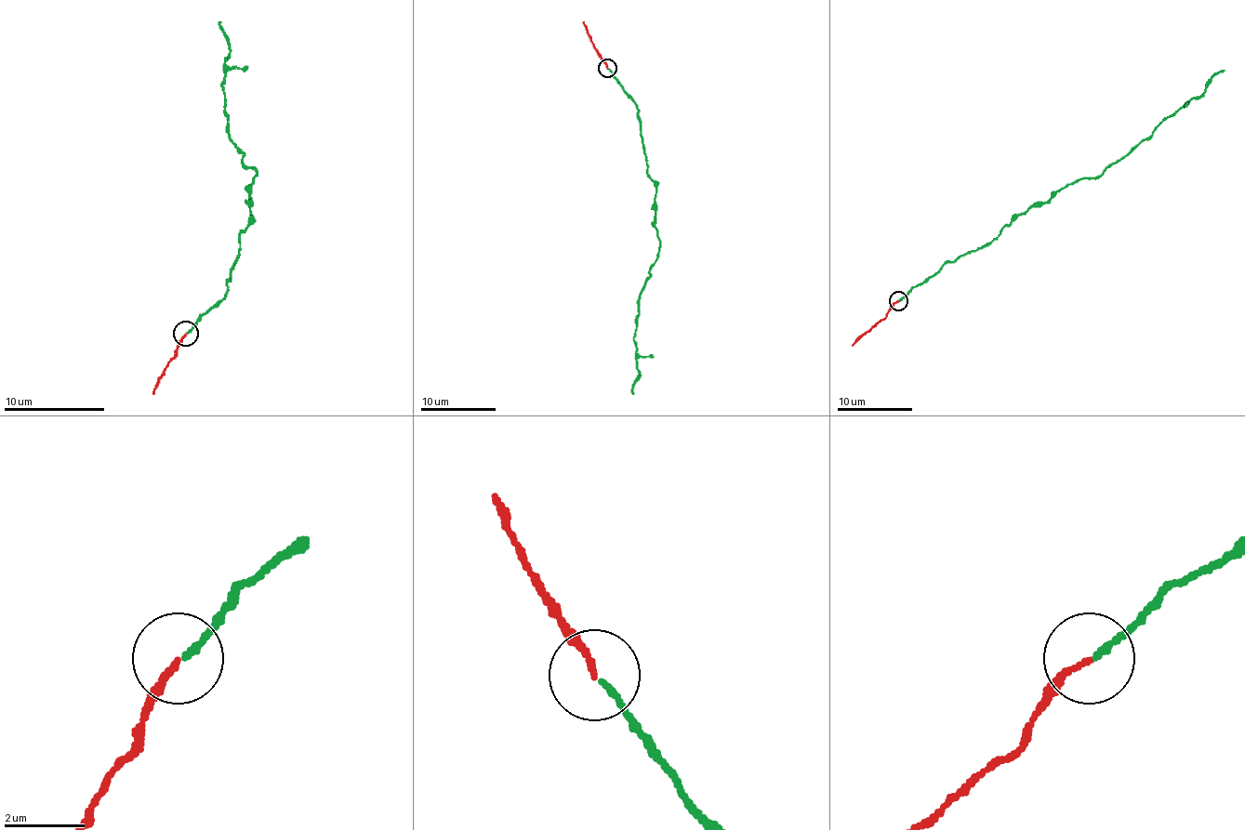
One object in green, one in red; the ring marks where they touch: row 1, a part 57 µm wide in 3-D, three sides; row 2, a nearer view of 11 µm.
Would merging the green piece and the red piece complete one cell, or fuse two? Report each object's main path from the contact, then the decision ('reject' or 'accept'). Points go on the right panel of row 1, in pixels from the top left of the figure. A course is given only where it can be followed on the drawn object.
course green (898, 301), (947, 262), (988, 245), (1018, 216), (1083, 177), (1096, 177), (1128, 155), (1224, 70); course red (898, 301), (852, 346); accept

